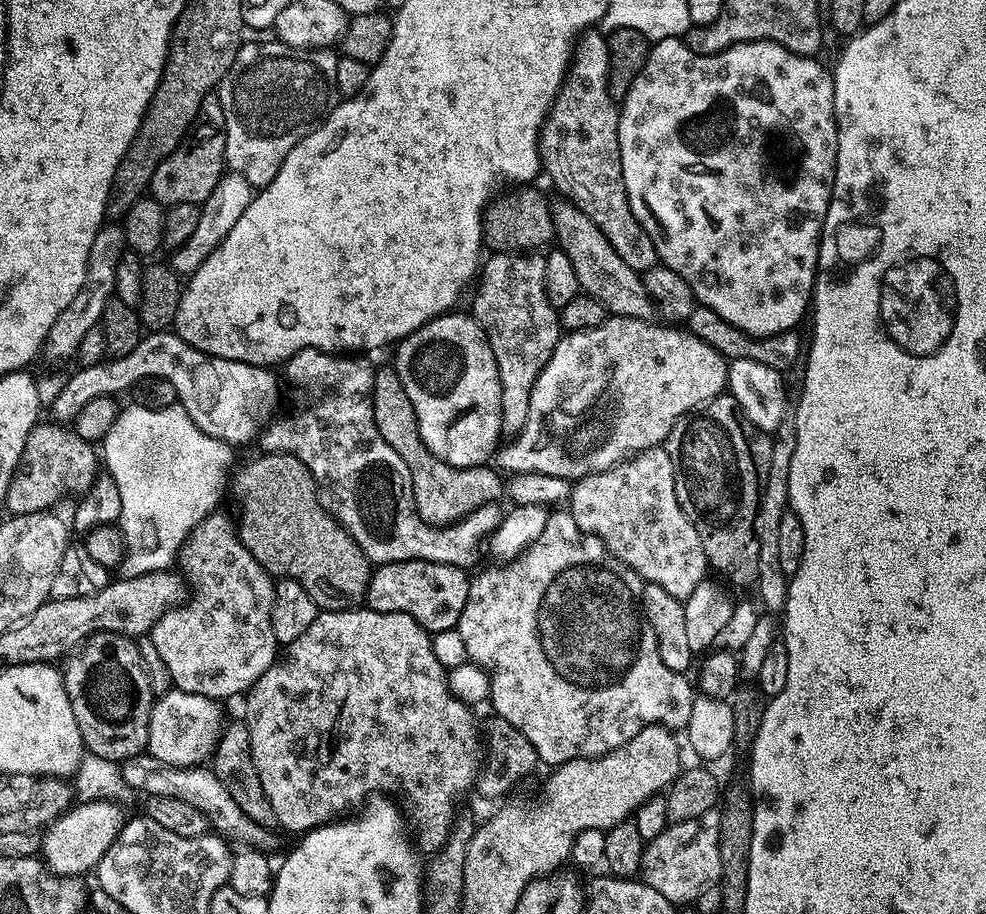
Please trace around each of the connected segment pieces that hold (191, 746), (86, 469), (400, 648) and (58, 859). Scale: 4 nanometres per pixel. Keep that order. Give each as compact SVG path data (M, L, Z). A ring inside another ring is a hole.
M179 690L159 697L148 716L146 752L157 765L172 765L175 768L190 768L207 761L212 752L211 742L221 727L220 712L216 708L219 708L217 701Z
M54 422L37 423L26 438L26 446L22 450L20 464L10 478L10 486L6 490L6 502L3 507L13 516L47 512L55 509L59 500L67 496L79 498L87 492L98 475L98 452L91 443L71 427Z
M367 606L342 612L317 611L314 622L310 622L310 626L306 626L306 631L303 634L298 634L298 638L294 638L294 642L286 645L276 663L270 665L256 679L256 683L252 685L246 696L248 699L246 723L250 730L250 750L254 758L254 766L258 770L258 778L262 778L262 790L266 794L266 798L270 798L270 810L274 810L276 815L276 824L279 827L284 827L288 832L296 832L295 834L310 832L322 824L343 817L349 810L355 809L365 798L371 797L381 790L388 790L384 788L390 787L391 784L397 784L408 795L408 800L412 803L413 810L416 811L416 826L418 828L416 836L419 847L425 853L428 851L428 854L439 852L450 838L452 829L458 821L456 803L468 791L470 793L473 791L476 781L480 779L482 765L486 760L486 740L482 734L480 737L480 724L476 721L475 714L472 713L475 711L469 705L459 701L451 692L448 688L448 675L449 673L434 656L432 636L421 624L414 622L414 618L410 618L410 614L379 612Z
M85 800L47 825L44 840L42 836L42 860L47 871L59 878L80 878L83 872L91 873L126 823L120 807L111 800Z

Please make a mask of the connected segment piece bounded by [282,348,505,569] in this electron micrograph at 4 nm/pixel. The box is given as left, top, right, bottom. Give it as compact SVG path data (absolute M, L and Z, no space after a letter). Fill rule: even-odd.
M303 348L282 365L284 376L290 383L308 392L324 392L320 401L304 418L304 424L308 424L308 432L304 432L304 436L312 436L312 444L300 452L300 456L304 456L301 462L311 470L312 479L316 482L320 506L352 535L356 545L373 565L403 560L429 560L467 569L480 543L483 540L485 543L504 520L505 509L499 503L478 506L455 523L443 526L421 520L418 510L412 505L412 496L409 496L408 473L405 472L404 464L376 436L378 428L374 426L371 398L374 364L364 359L368 358L345 358L340 354L322 352L318 348Z

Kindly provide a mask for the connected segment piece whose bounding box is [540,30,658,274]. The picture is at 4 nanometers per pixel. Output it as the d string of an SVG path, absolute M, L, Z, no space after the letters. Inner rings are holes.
M589 30L577 41L568 73L540 131L540 162L563 199L588 215L606 234L606 242L618 250L618 258L644 274L658 264L654 242L642 230L630 210L626 182L622 178L622 154L618 146L620 109L608 89L610 54L608 41L599 31Z

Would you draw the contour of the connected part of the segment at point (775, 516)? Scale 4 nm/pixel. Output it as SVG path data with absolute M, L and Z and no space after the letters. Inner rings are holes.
M785 418L774 433L775 443L770 454L770 474L764 483L764 490L760 494L760 508L754 518L754 534L758 538L758 574L754 585L755 591L760 591L759 603L764 603L763 611L783 613L784 603L788 597L789 577L784 575L782 562L778 562L778 529L782 527L784 513L788 506L788 474L790 472L790 458L794 456L796 445L796 425L791 419Z

